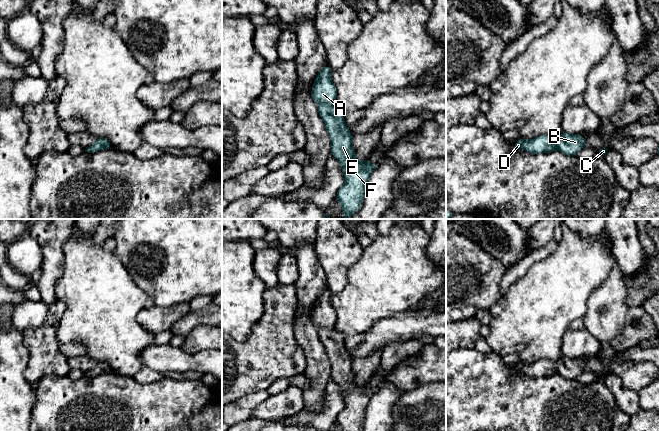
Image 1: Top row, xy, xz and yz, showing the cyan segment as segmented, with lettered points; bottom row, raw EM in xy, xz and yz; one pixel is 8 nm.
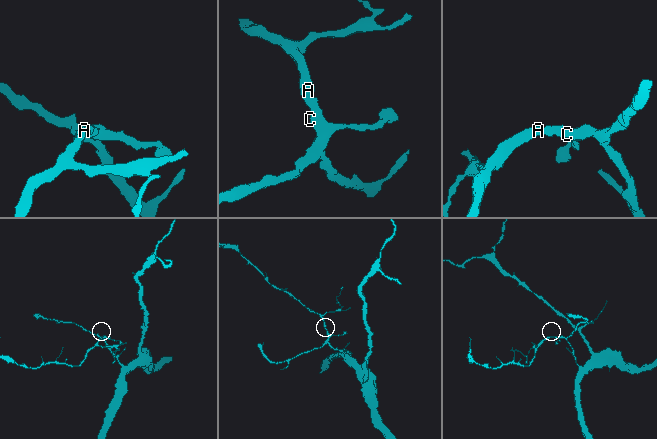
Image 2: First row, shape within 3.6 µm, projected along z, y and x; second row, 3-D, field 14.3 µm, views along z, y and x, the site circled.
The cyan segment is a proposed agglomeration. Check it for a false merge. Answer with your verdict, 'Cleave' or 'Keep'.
Keep

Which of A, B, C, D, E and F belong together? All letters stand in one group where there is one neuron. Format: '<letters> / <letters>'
A B C D E F

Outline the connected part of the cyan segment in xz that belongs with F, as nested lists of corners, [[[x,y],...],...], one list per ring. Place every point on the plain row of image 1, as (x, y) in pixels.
[[[329,289],[322,292],[314,305],[311,321],[319,328],[319,339],[330,360],[330,378],[342,389],[345,406],[338,414],[336,423],[342,431],[360,431],[370,398],[378,388],[369,388],[367,383],[356,384],[353,359],[344,346],[344,336],[334,330],[337,315],[330,297]]]

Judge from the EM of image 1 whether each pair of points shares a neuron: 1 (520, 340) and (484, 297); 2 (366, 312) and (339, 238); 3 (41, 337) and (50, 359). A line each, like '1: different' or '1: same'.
1: different
2: different
3: same

